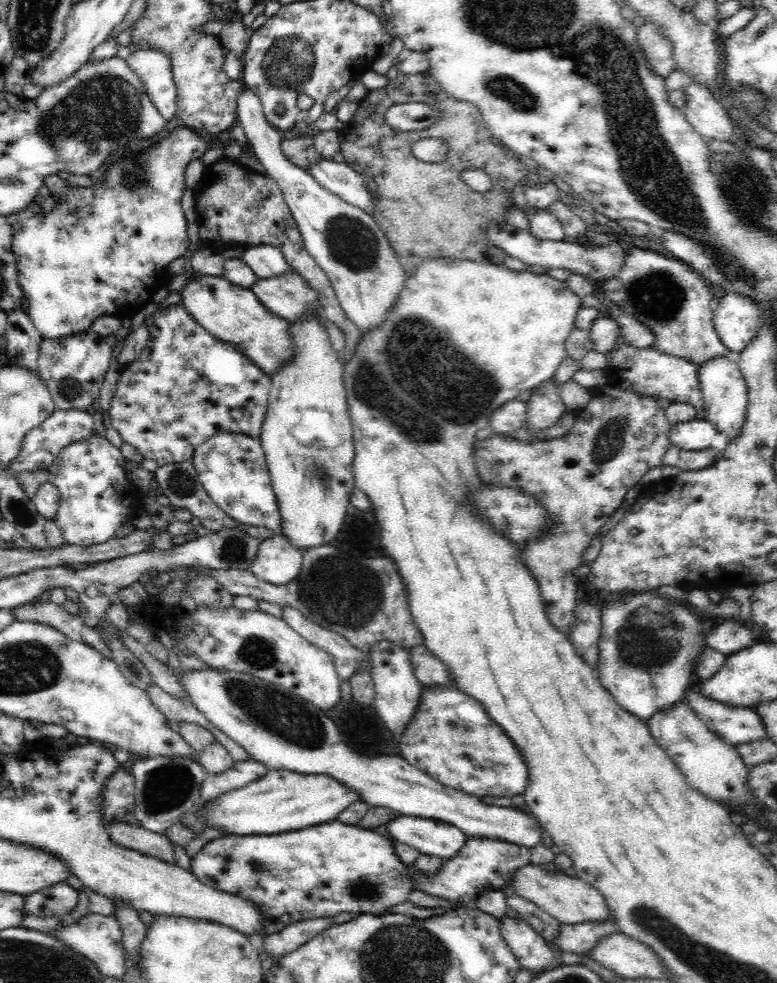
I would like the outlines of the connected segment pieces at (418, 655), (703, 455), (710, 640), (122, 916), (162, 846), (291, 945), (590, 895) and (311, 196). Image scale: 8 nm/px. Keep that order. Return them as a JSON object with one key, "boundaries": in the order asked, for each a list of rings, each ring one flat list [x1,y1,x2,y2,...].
{"boundaries":[[[424,644,415,646,410,653,413,673,423,686,454,686,448,667]],[[721,438,704,450,682,450,679,446,672,445,664,455,662,464,663,466,676,466,683,471,705,469,714,464,714,460,722,454,724,448,726,444]],[[722,620,705,636,706,646,726,656,740,652,752,646,753,643,754,638,748,628,744,628,742,624,732,624,727,620]],[[113,901,113,904,115,908,112,917,120,925,122,946,126,949,126,964,134,966,136,964,136,952,140,948,140,942,146,936,146,925,132,905,128,905,124,901]],[[114,822,112,826,109,826,108,833,113,843,130,847,148,857,159,858,164,862,177,865,174,845,162,833,154,833,138,824,125,824,125,822]],[[328,917,291,922,279,932,268,934,262,942,262,947,272,960,279,959,290,951,295,951,299,946,318,936,322,930,326,930,330,926,330,918]],[[534,863,524,864,512,874,511,882,514,894,528,902,536,904,538,908,560,921,562,925,575,925,582,922,601,922,608,918,607,902,594,887,582,882,578,877,570,877,565,872,550,871,542,865]],[[243,83,240,94,236,96,236,108,237,121,244,128,257,160,279,186,305,249,326,274,348,319,364,333,376,328,388,317,406,278,384,231,371,214,344,202,338,195,320,186,308,170,292,164,284,156,280,149,282,133,266,120,261,100]]]}

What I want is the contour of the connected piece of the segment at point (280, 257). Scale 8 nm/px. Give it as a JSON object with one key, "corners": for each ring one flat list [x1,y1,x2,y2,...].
{"corners":[[270,245,248,247,240,256,257,279,277,277,288,272,289,266,280,248]]}

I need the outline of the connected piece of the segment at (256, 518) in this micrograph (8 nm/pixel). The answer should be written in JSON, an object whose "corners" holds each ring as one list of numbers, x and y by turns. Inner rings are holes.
{"corners":[[220,431,196,447,192,461,204,490,226,515,242,524,263,526,273,530,274,534,282,533,281,514,261,439,244,433]]}

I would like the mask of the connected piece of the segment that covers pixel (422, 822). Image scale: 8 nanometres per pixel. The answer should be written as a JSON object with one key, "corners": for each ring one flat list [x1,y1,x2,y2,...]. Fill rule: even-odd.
{"corners":[[398,816,385,826,394,842,444,860,452,858,468,838,454,826,419,817]]}

